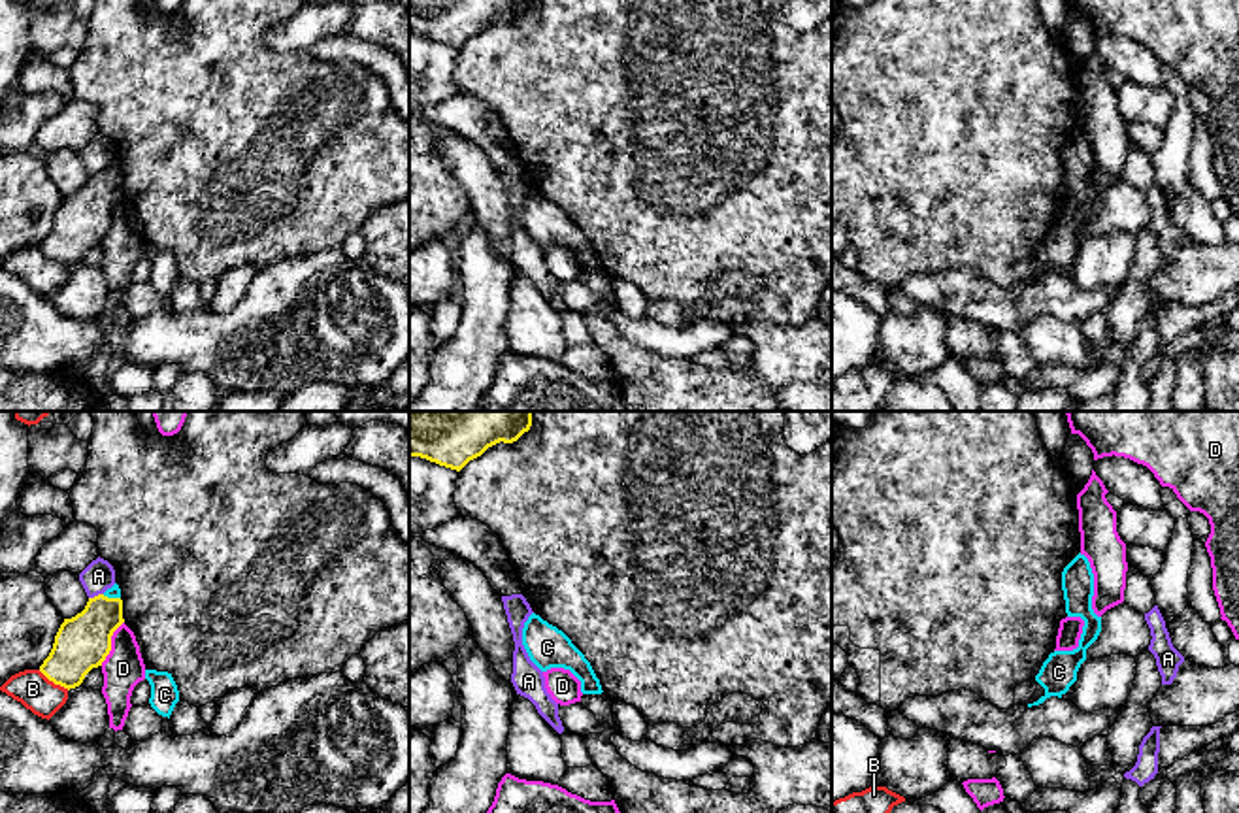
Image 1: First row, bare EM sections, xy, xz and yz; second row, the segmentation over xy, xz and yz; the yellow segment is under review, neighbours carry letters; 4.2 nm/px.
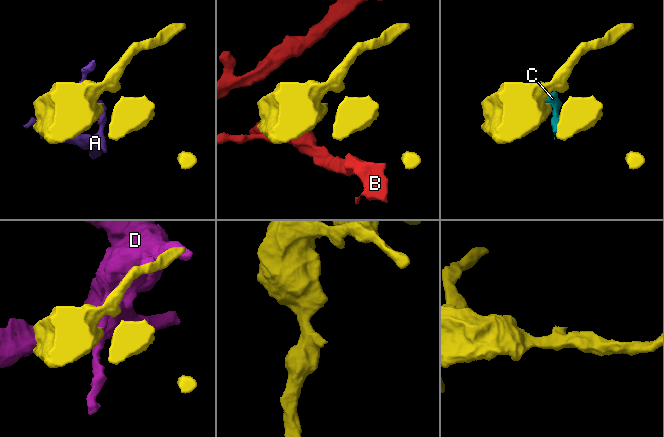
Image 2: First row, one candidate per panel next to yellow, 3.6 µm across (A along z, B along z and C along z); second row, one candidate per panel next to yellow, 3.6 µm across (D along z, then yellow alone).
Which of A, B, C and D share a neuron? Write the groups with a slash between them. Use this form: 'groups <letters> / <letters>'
groups A / B / C / D

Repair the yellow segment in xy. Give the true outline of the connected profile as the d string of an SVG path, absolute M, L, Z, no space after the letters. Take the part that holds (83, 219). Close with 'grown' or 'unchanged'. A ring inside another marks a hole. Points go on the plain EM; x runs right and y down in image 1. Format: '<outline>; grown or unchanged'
M121 166L89 175L85 187L60 202L40 249L64 266L75 266L85 253L102 243L111 228L111 213L124 200Z; grown

